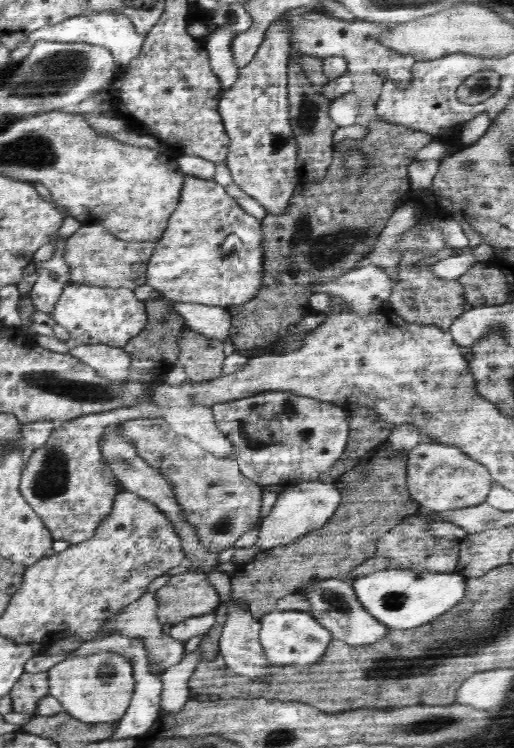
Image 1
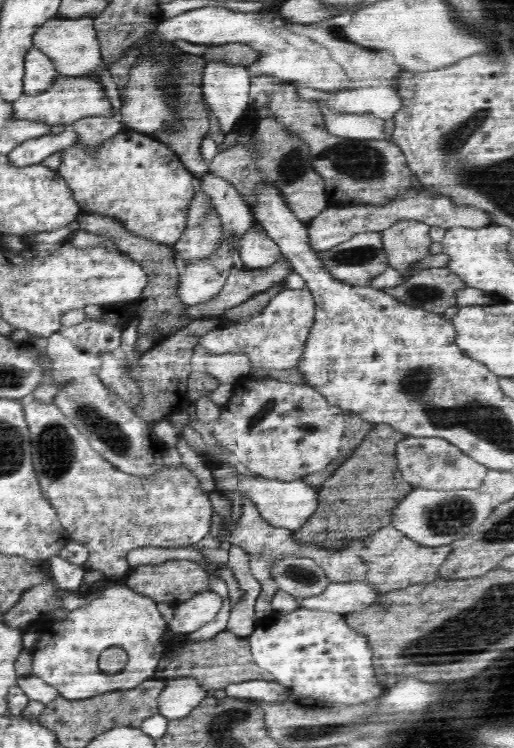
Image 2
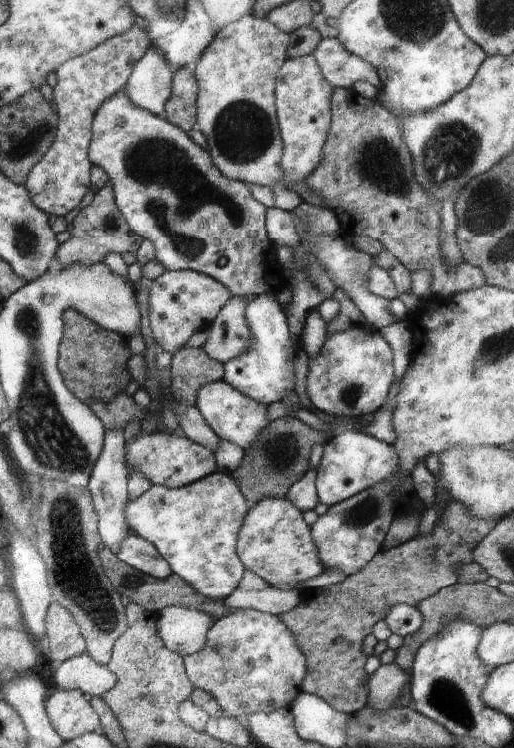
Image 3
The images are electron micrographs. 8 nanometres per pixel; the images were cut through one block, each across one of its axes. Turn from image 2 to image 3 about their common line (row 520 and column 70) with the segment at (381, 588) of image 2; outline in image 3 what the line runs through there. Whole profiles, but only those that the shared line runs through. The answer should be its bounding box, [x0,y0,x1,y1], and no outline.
[58,182,144,269]

